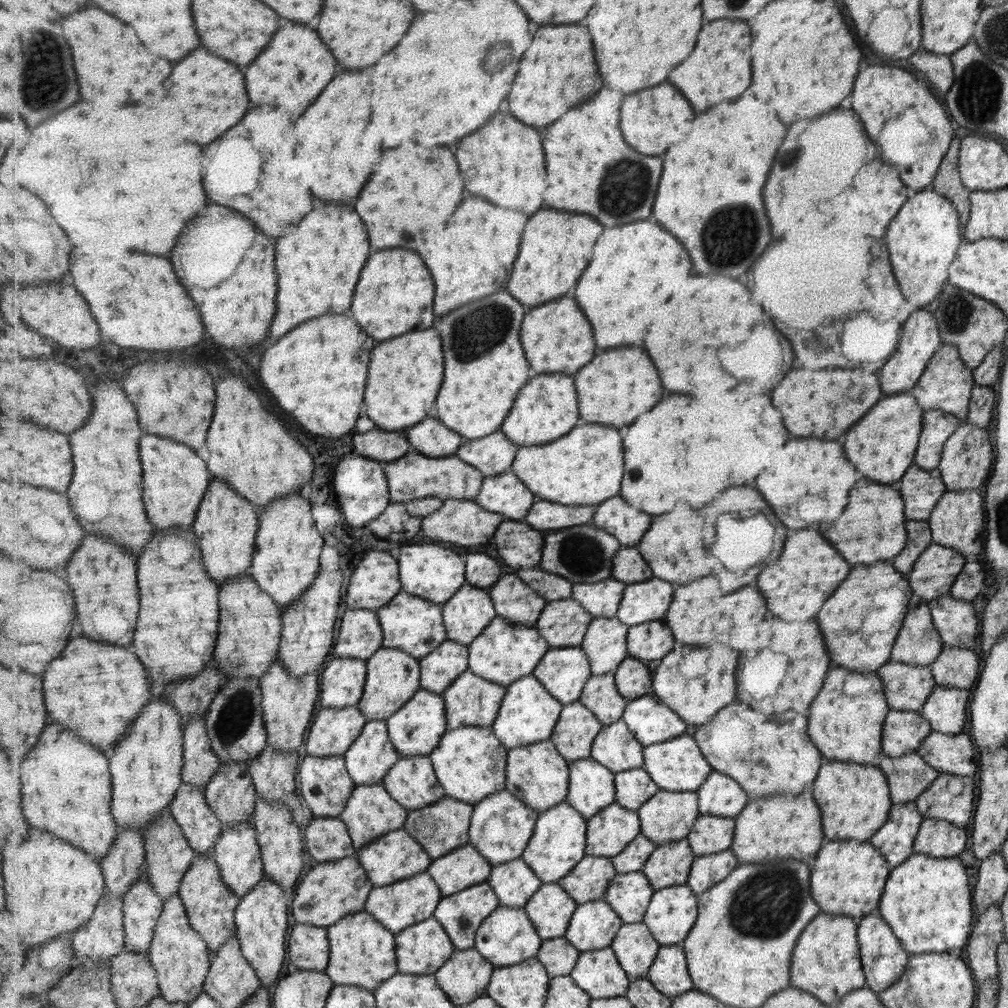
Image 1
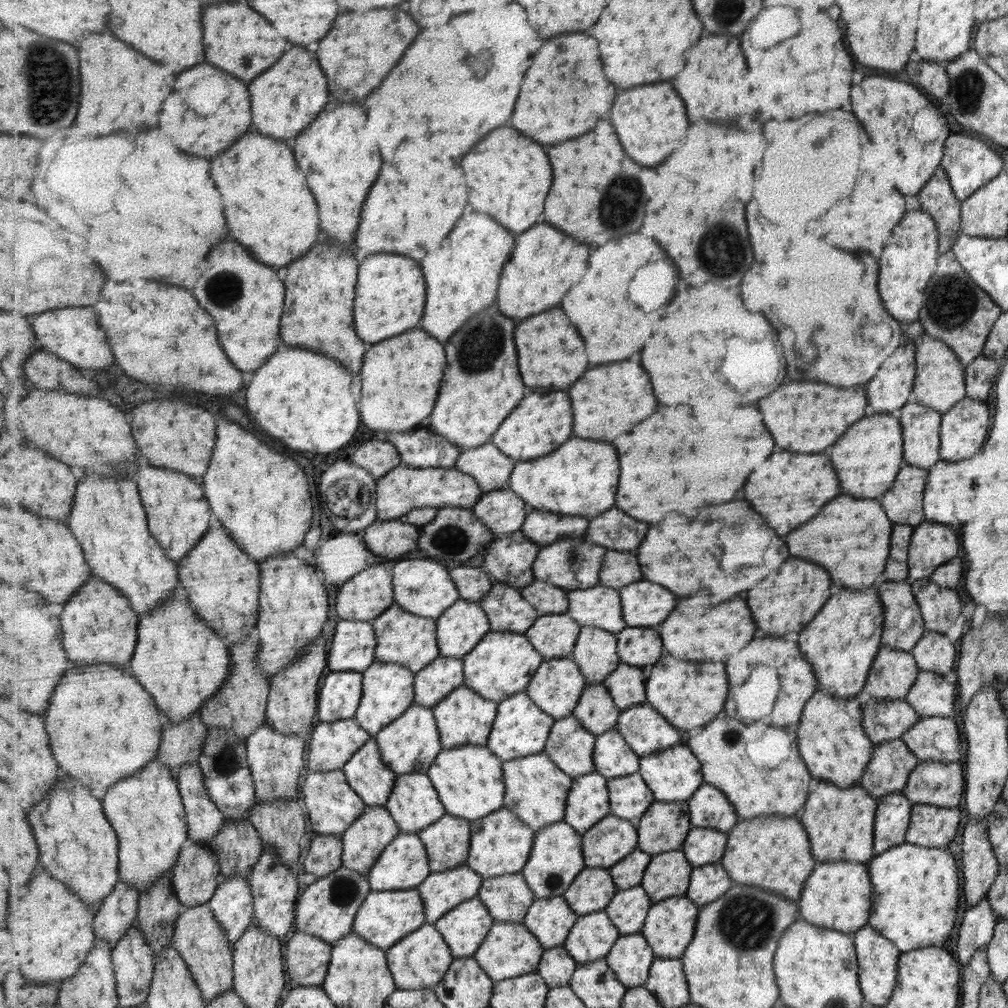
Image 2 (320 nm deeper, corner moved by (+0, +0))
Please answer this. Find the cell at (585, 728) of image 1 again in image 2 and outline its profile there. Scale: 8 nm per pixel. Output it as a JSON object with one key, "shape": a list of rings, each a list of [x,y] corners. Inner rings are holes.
{"shape":[[[571,715],[556,719],[552,726],[545,753],[569,776],[579,778],[596,772],[594,749],[597,736]]]}

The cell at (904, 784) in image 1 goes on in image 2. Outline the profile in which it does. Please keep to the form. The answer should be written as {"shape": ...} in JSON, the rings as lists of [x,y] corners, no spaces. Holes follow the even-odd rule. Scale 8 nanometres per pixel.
{"shape":[[[900,738],[877,743],[871,748],[869,762],[857,785],[879,801],[890,792],[899,793],[918,762]]]}

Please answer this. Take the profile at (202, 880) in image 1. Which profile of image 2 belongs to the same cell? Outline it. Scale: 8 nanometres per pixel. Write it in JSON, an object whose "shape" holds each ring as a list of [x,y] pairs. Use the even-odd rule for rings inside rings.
{"shape":[[[208,903],[188,908],[177,919],[172,944],[181,953],[196,980],[205,1002],[212,1002],[220,994],[234,988],[234,954],[230,940],[216,919]]]}

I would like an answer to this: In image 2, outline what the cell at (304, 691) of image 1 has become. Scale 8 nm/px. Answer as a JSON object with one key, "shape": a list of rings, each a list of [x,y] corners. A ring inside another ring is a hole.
{"shape":[[[268,722],[262,724],[251,736],[247,738],[249,766],[252,768],[253,780],[256,783],[256,795],[260,802],[278,802],[278,800],[297,800],[297,788],[299,782],[303,782],[303,770],[305,768],[305,748],[307,748],[307,740],[304,736],[285,736],[282,732],[277,732]]]}

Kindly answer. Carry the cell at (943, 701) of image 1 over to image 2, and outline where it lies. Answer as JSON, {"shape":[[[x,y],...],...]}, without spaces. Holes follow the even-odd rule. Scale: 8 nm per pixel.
{"shape":[[[919,671],[903,699],[919,717],[953,718],[952,702],[956,693],[956,686],[948,684],[941,676]]]}

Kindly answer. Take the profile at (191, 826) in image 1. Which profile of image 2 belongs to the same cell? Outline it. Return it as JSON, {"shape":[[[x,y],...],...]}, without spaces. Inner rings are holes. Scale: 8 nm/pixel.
{"shape":[[[189,840],[176,866],[172,868],[172,883],[176,896],[186,907],[208,903],[221,883],[220,857],[207,844]]]}

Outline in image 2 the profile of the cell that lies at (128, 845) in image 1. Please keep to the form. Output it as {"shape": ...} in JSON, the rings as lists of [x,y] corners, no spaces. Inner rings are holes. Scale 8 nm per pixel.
{"shape":[[[125,881],[116,884],[113,893],[96,908],[94,931],[97,938],[115,947],[128,934],[137,923],[141,893]]]}

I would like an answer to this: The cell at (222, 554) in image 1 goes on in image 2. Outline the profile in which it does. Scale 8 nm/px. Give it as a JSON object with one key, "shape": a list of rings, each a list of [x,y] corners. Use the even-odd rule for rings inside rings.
{"shape":[[[224,525],[208,530],[204,538],[197,543],[197,546],[179,561],[178,572],[180,584],[186,589],[193,608],[219,635],[223,632],[223,622],[221,622],[221,612],[219,612],[221,606],[233,608],[235,612],[245,616],[247,622],[241,630],[243,636],[247,636],[255,630],[260,612],[262,577],[260,563],[253,560],[231,538]]]}

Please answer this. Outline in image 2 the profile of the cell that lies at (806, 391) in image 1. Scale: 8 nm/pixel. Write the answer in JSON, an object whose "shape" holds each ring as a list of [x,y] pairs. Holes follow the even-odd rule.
{"shape":[[[793,382],[781,386],[777,392],[763,398],[759,404],[765,416],[765,424],[773,432],[777,444],[791,452],[809,454],[821,452],[823,448],[831,446],[849,424],[857,422],[865,414],[867,400],[863,388],[839,390],[827,384]]]}

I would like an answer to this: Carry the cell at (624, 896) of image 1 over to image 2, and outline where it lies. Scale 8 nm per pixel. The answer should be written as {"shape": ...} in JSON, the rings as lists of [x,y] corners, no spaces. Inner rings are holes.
{"shape":[[[641,886],[619,890],[606,908],[609,918],[622,935],[641,933],[653,906],[649,894]]]}

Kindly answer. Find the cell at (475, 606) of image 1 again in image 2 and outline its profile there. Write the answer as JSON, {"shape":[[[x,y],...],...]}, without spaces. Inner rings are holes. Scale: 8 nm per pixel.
{"shape":[[[460,598],[437,622],[440,655],[465,659],[491,630],[491,621],[478,602]]]}

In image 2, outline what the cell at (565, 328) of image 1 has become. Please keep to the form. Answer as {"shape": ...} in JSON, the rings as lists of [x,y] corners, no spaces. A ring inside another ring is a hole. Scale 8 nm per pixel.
{"shape":[[[561,308],[516,320],[515,326],[517,327],[513,338],[519,350],[519,374],[523,376],[527,386],[547,390],[569,390],[569,386],[587,372],[589,358],[585,350],[585,340],[579,336],[575,324],[567,318]]]}

